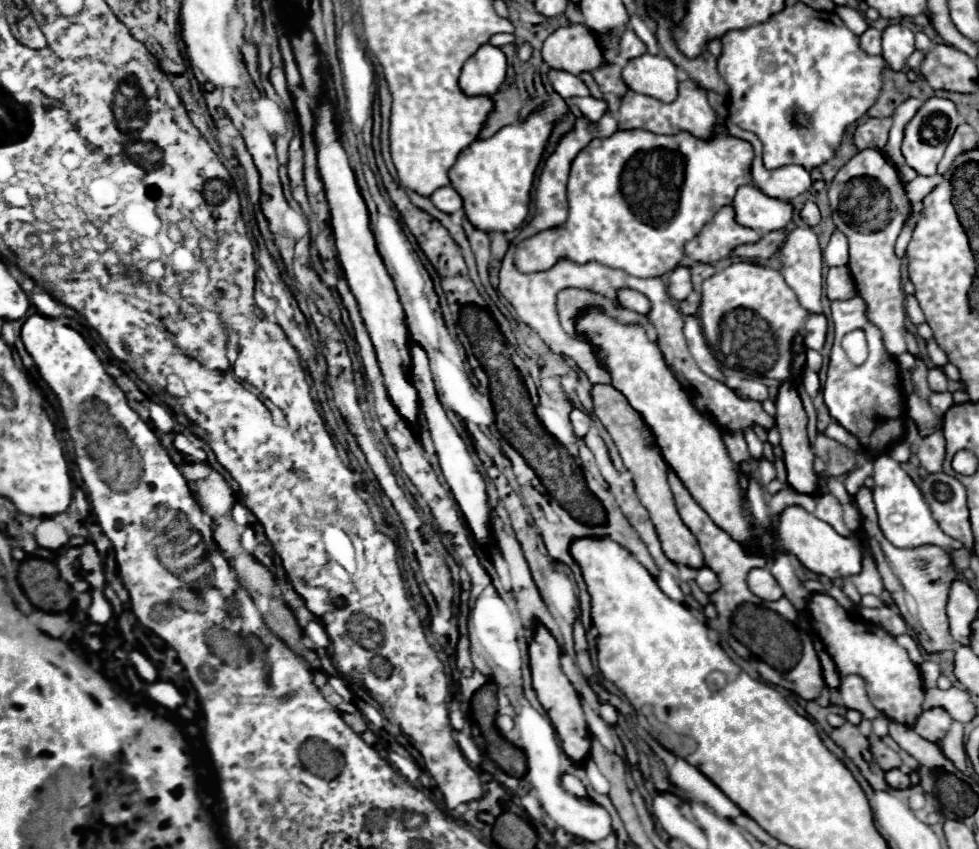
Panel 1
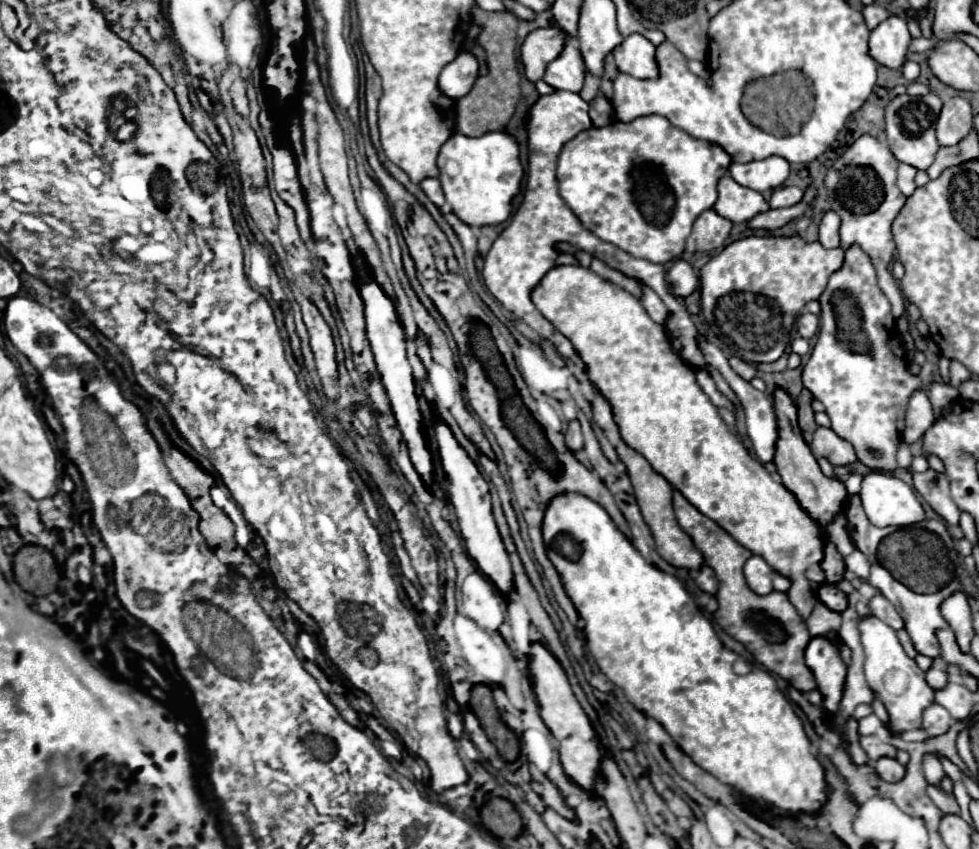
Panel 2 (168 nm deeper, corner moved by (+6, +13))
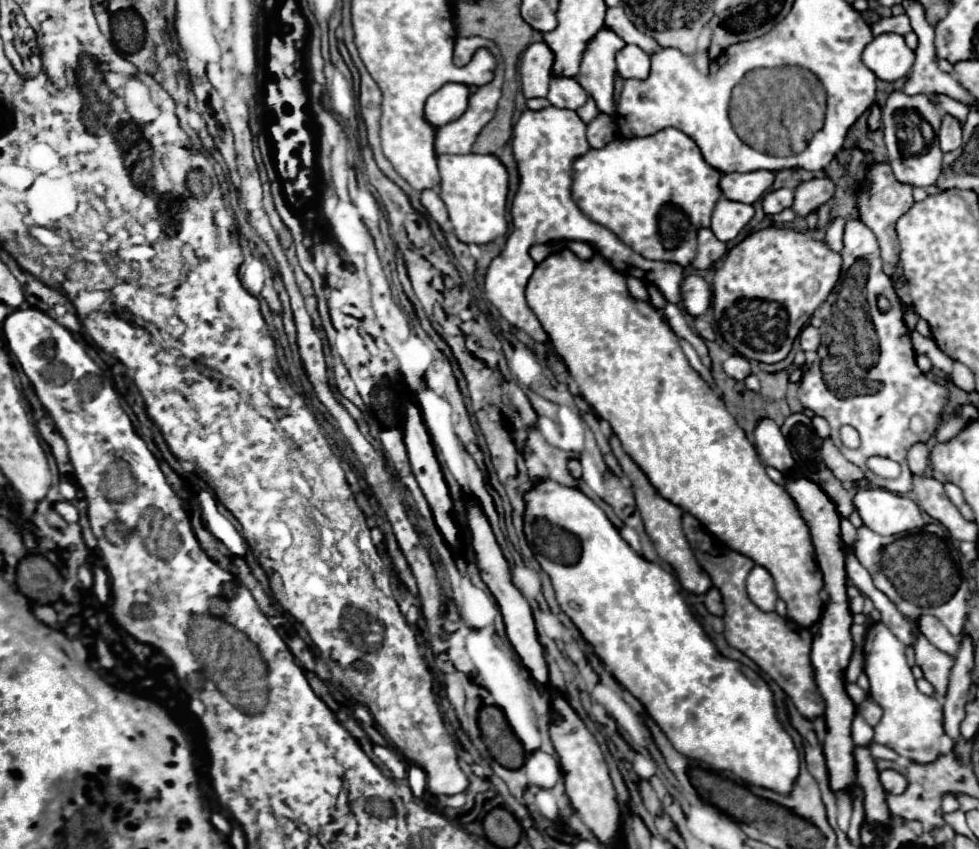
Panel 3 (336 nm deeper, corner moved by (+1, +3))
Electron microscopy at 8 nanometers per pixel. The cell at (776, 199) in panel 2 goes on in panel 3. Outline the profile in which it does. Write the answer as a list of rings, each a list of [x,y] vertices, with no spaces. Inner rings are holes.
[[[777,189],[763,197],[763,211],[765,215],[777,215],[785,207],[791,207],[793,203],[793,191],[791,189]]]

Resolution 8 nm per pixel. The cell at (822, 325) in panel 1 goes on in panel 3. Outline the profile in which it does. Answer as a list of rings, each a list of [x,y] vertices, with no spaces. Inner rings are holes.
[[[807,325],[801,331],[799,341],[801,341],[801,349],[803,351],[817,351],[817,347],[819,347],[819,329],[813,327],[813,325]]]

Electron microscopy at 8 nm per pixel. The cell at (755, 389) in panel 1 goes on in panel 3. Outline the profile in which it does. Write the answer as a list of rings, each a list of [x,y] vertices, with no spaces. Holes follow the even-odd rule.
[[[731,355],[731,357],[723,363],[723,369],[725,369],[725,373],[727,373],[729,377],[741,381],[741,379],[745,379],[745,377],[751,373],[751,363],[749,363],[745,357],[741,357],[741,355]]]

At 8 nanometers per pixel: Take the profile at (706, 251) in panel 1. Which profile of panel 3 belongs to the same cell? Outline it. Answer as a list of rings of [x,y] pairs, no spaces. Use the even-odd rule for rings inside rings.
[[[699,229],[697,241],[699,241],[699,247],[697,247],[697,257],[693,261],[695,269],[709,269],[713,267],[713,263],[717,263],[727,253],[725,243],[721,243],[711,233],[711,229]]]

